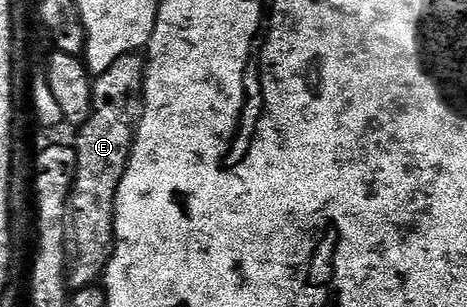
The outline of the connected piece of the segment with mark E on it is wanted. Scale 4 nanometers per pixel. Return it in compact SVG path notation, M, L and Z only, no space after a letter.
M126 54L109 68L109 72L98 75L93 82L93 108L89 120L78 127L79 134L73 139L77 168L71 184L69 199L69 250L73 257L69 262L69 286L72 291L96 285L107 272L107 265L115 251L115 197L117 188L125 176L131 145L135 142L135 131L143 117L143 79L145 62L139 54Z

